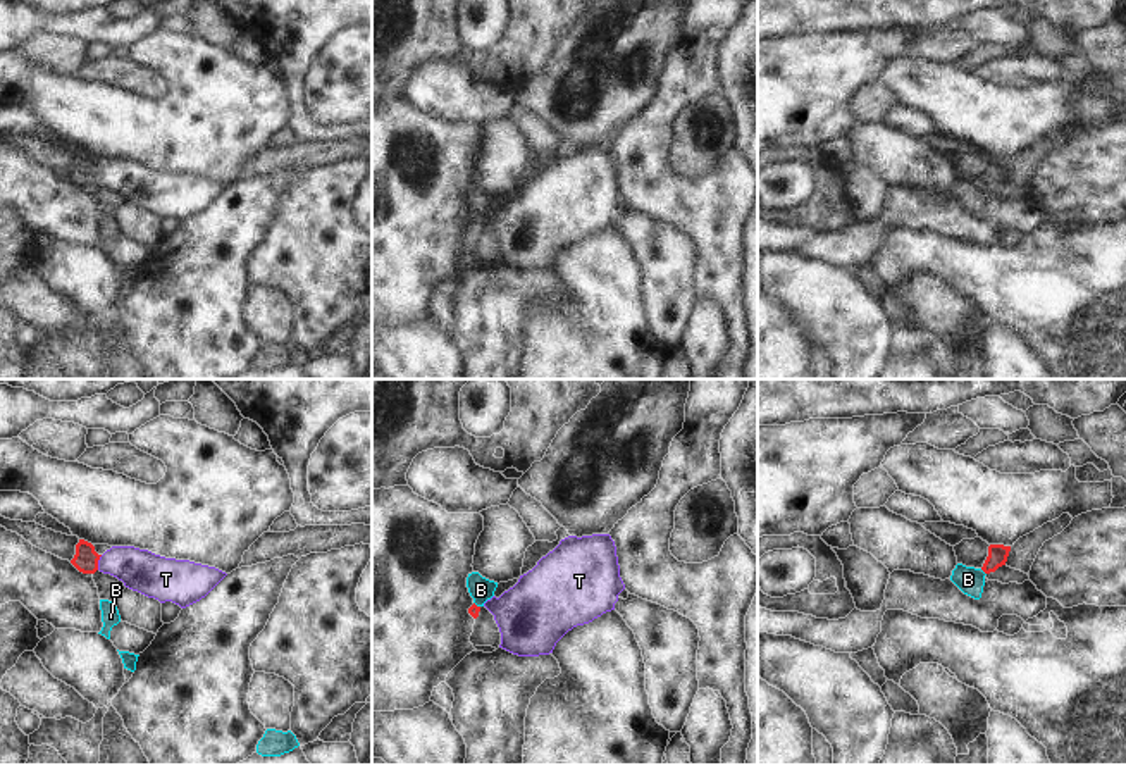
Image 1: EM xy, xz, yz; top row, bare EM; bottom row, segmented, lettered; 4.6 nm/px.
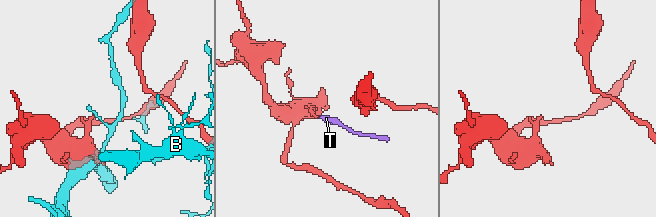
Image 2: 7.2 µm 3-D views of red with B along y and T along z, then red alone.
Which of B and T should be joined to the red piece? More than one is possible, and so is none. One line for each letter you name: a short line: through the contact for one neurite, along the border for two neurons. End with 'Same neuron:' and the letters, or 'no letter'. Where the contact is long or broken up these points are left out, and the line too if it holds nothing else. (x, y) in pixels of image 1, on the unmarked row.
T: line xy (86, 173), (97, 176), (126, 176), (142, 185)
Same neuron: T

